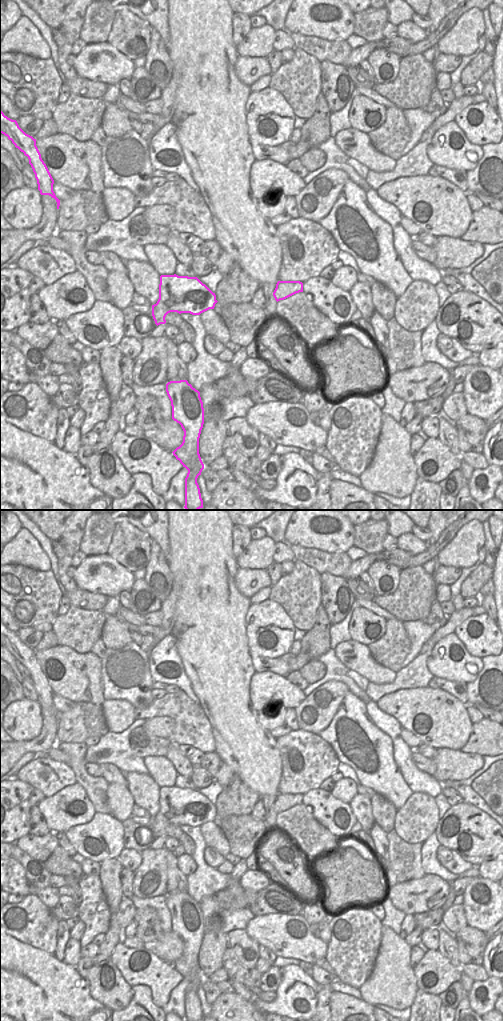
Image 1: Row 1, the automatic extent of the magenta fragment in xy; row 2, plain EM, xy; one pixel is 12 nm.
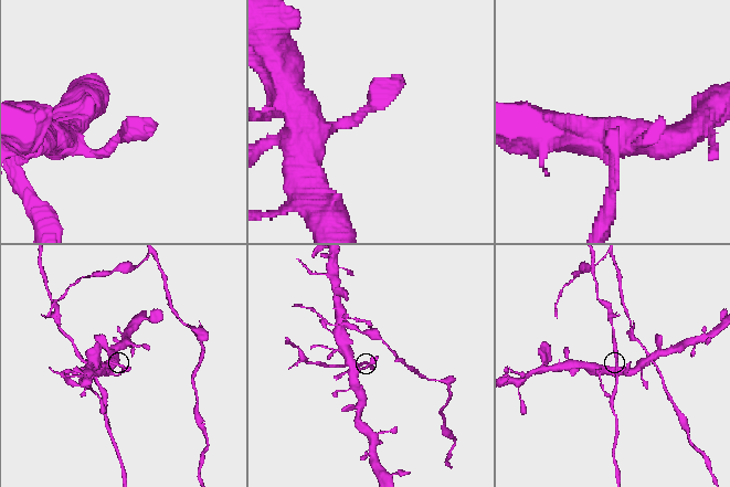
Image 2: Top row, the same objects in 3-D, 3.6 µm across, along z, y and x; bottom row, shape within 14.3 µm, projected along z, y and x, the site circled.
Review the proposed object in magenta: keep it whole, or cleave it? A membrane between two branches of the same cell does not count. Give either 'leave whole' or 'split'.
leave whole

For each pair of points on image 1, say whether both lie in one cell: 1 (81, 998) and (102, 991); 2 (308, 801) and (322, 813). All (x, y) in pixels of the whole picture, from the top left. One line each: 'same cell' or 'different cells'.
1: different cells
2: same cell

